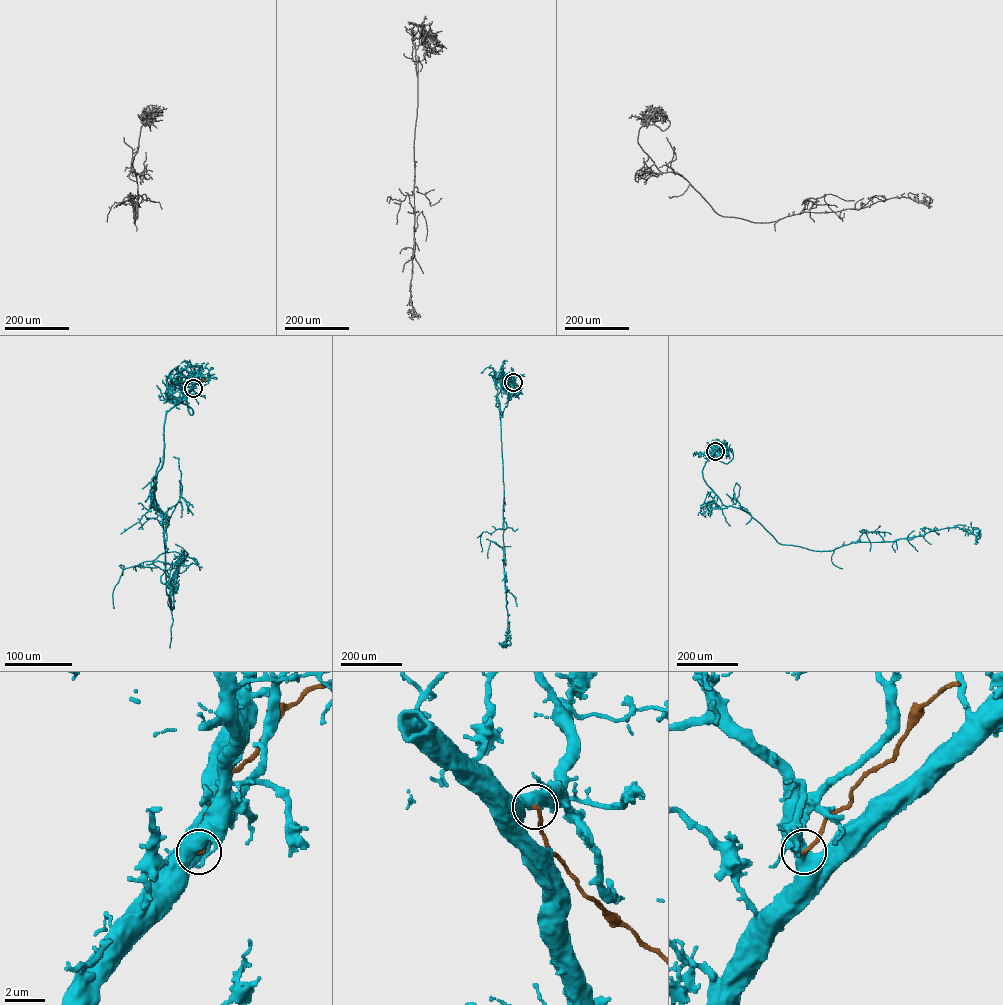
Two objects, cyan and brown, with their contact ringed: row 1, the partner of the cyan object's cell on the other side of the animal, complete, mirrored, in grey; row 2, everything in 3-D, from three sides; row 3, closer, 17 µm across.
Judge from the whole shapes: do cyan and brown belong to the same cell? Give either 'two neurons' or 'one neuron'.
two neurons

